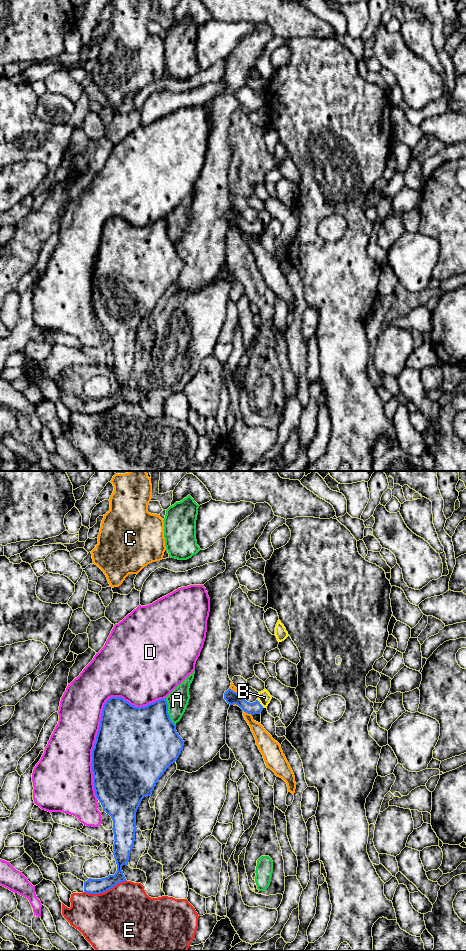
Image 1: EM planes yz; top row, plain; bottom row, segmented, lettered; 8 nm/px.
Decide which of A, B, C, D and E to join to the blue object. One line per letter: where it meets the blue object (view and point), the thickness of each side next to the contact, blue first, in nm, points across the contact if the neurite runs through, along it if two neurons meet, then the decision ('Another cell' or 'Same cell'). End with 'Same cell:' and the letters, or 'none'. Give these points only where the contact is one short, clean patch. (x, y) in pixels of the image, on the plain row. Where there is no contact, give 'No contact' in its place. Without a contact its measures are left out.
A: Touches blue at yz (167, 232). Thickness 460 nm (blue) against 170 nm. Another cell
B: Touches blue at yz (259, 223). Thickness 110 nm (blue) against 110 nm. Path across: yz (231, 217), (245, 226), (259, 223), (264, 217). Same cell
C: Touches blue at yz (247, 232). Thickness 110 nm (blue) against 120 nm. Boundary: yz (243, 230), (251, 235). Another cell
D: Touches blue at yz (100, 240). Thickness 480 nm (blue) against 340 nm. Another cell
E: Touches blue at yz (105, 411). Thickness 130 nm (blue) against 500 nm. Another cell
Same cell: B

